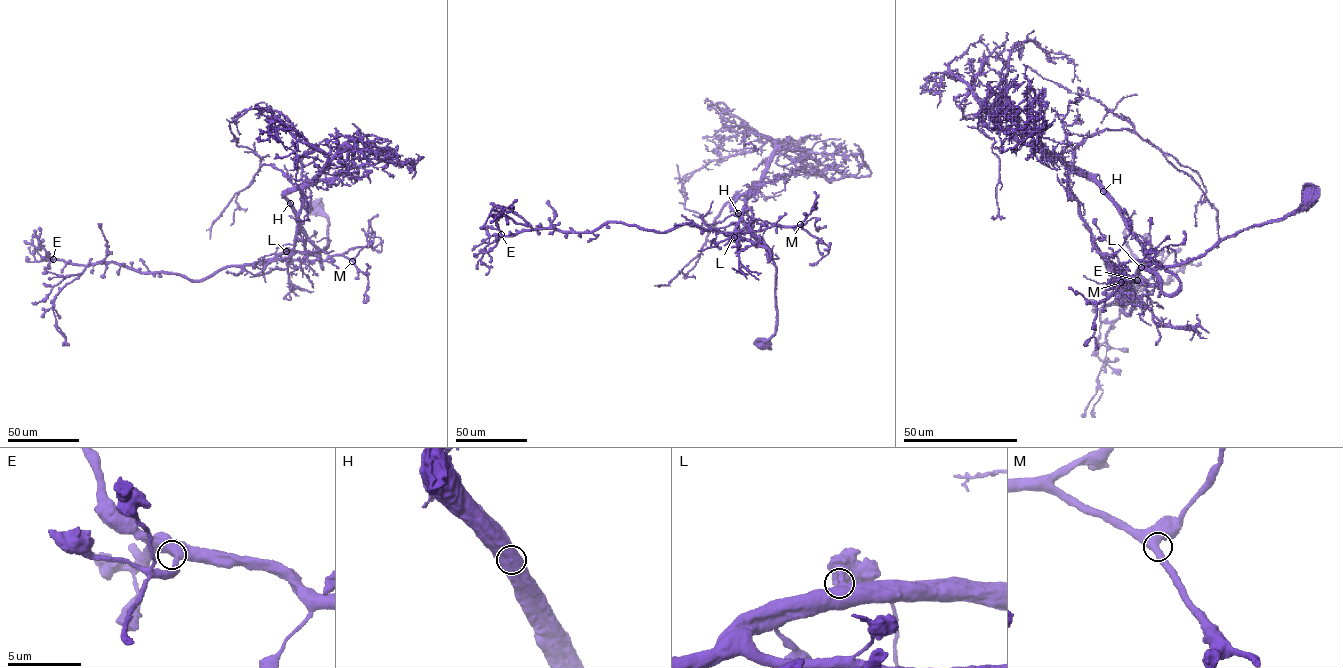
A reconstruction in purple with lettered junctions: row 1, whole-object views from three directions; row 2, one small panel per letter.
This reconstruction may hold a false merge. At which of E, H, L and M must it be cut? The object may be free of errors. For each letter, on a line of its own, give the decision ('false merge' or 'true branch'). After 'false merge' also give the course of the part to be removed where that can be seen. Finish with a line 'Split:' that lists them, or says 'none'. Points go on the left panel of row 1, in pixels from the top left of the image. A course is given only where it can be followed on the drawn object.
E: true branch
H: true branch
L: true branch
M: true branch
Split: none

